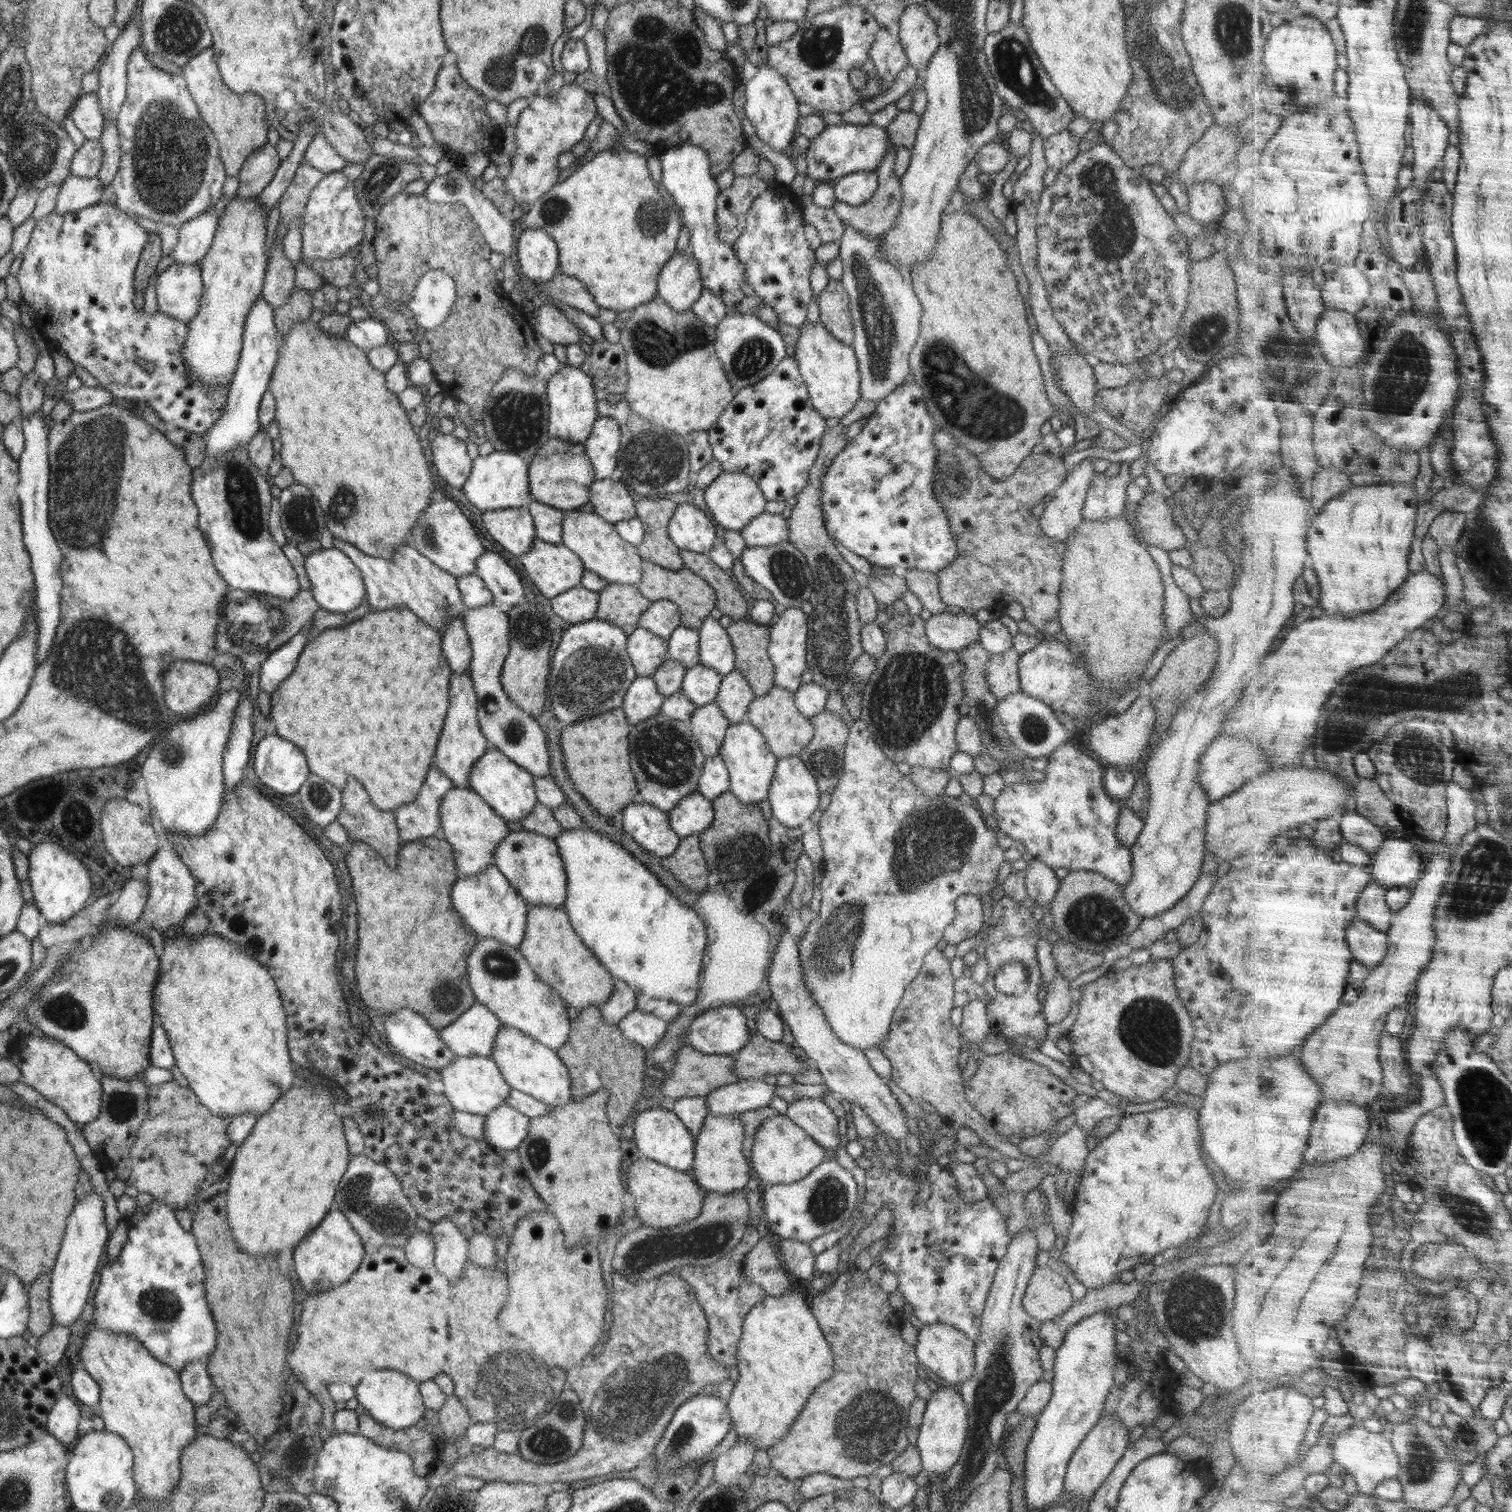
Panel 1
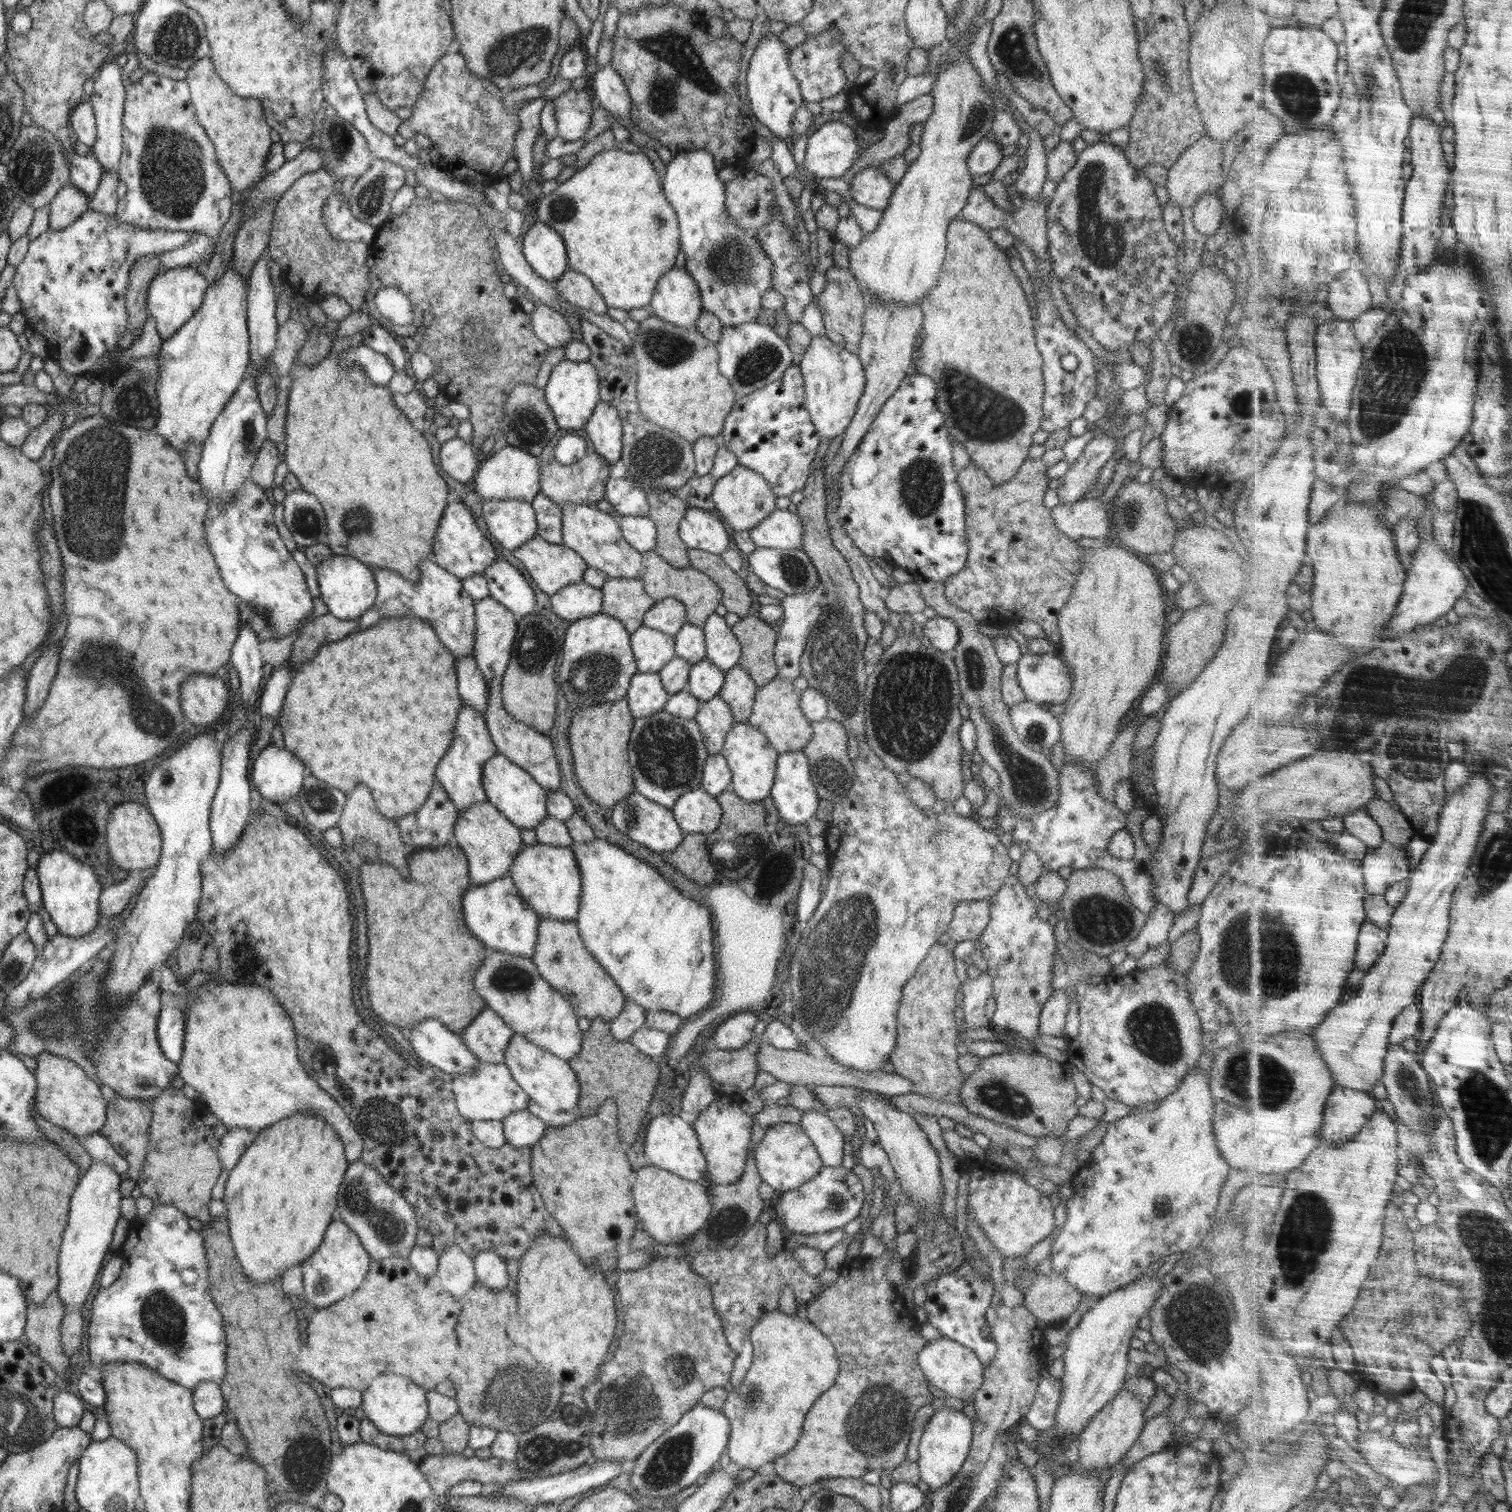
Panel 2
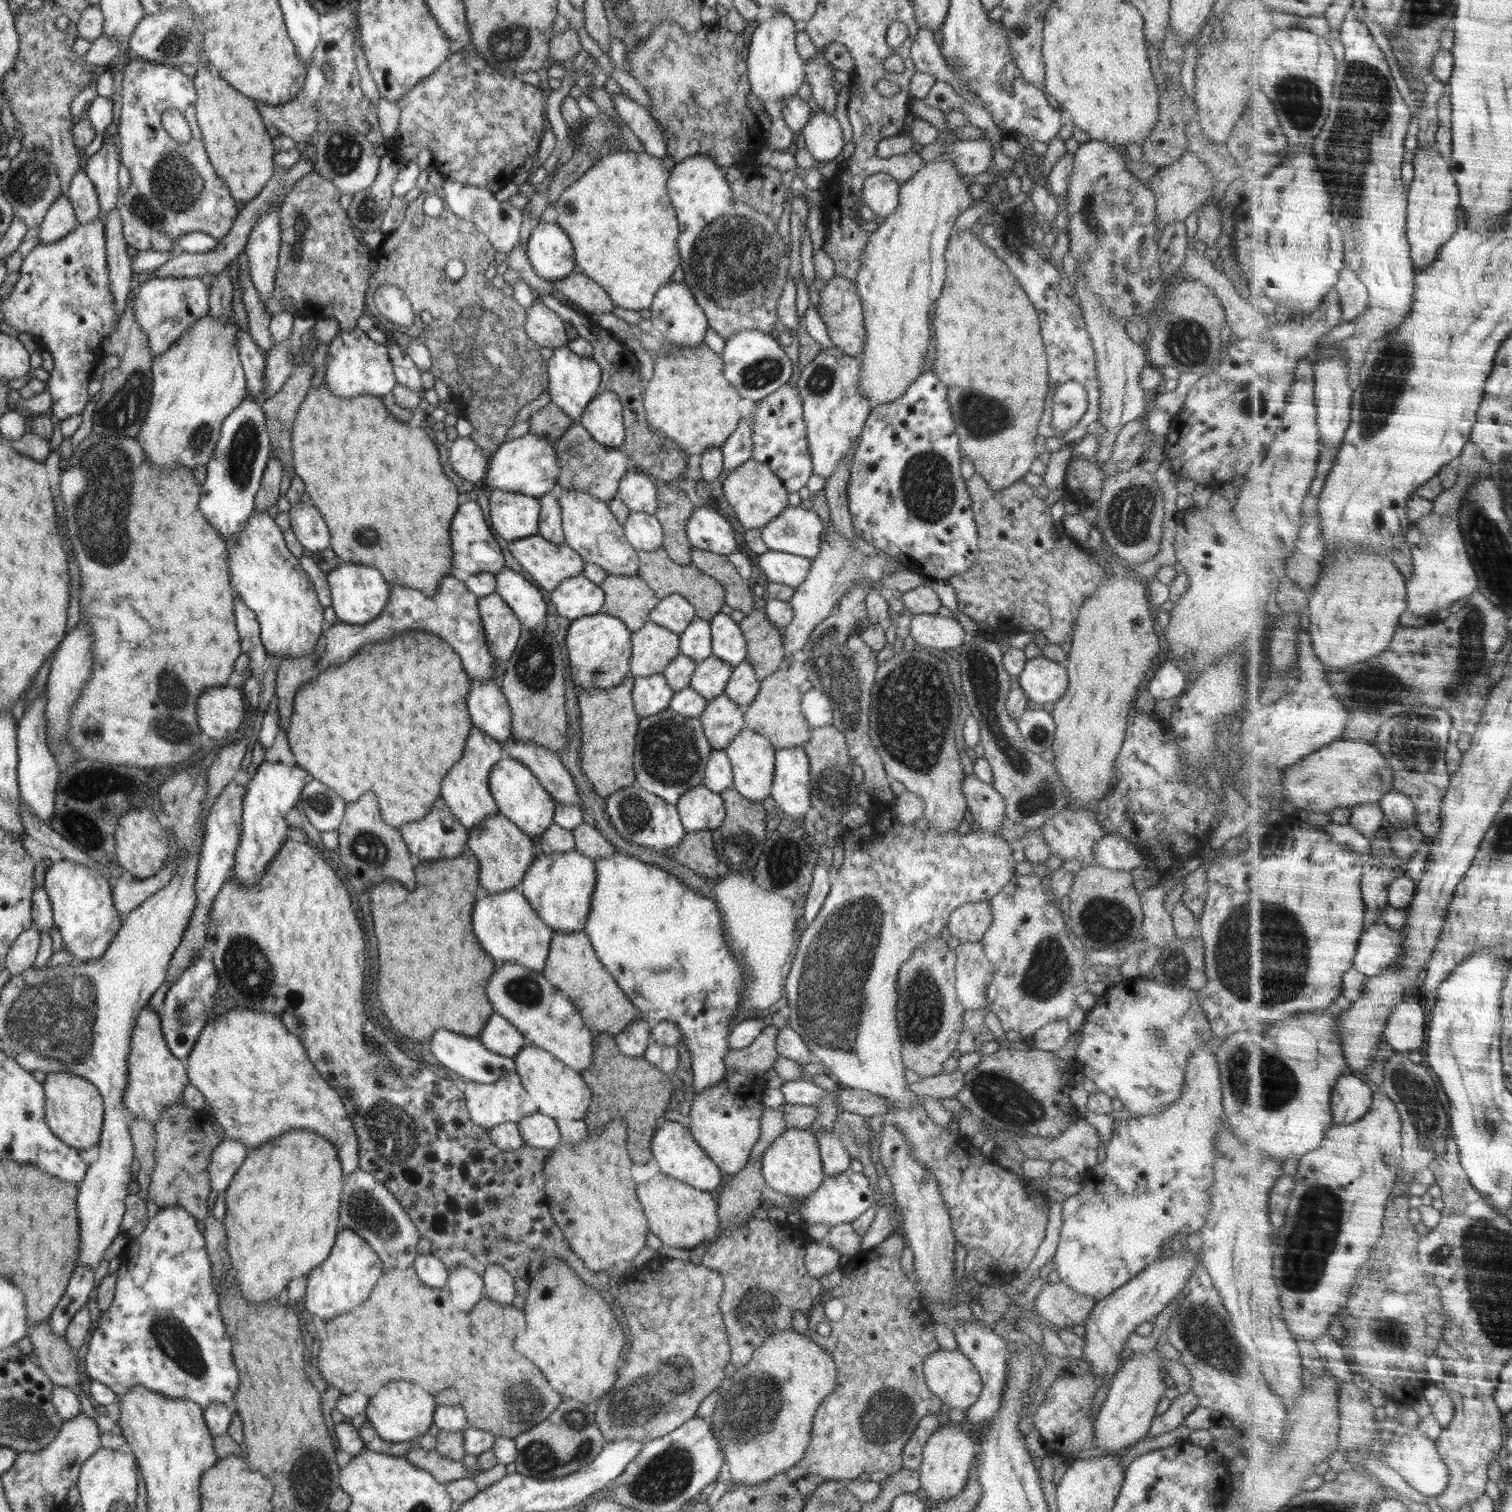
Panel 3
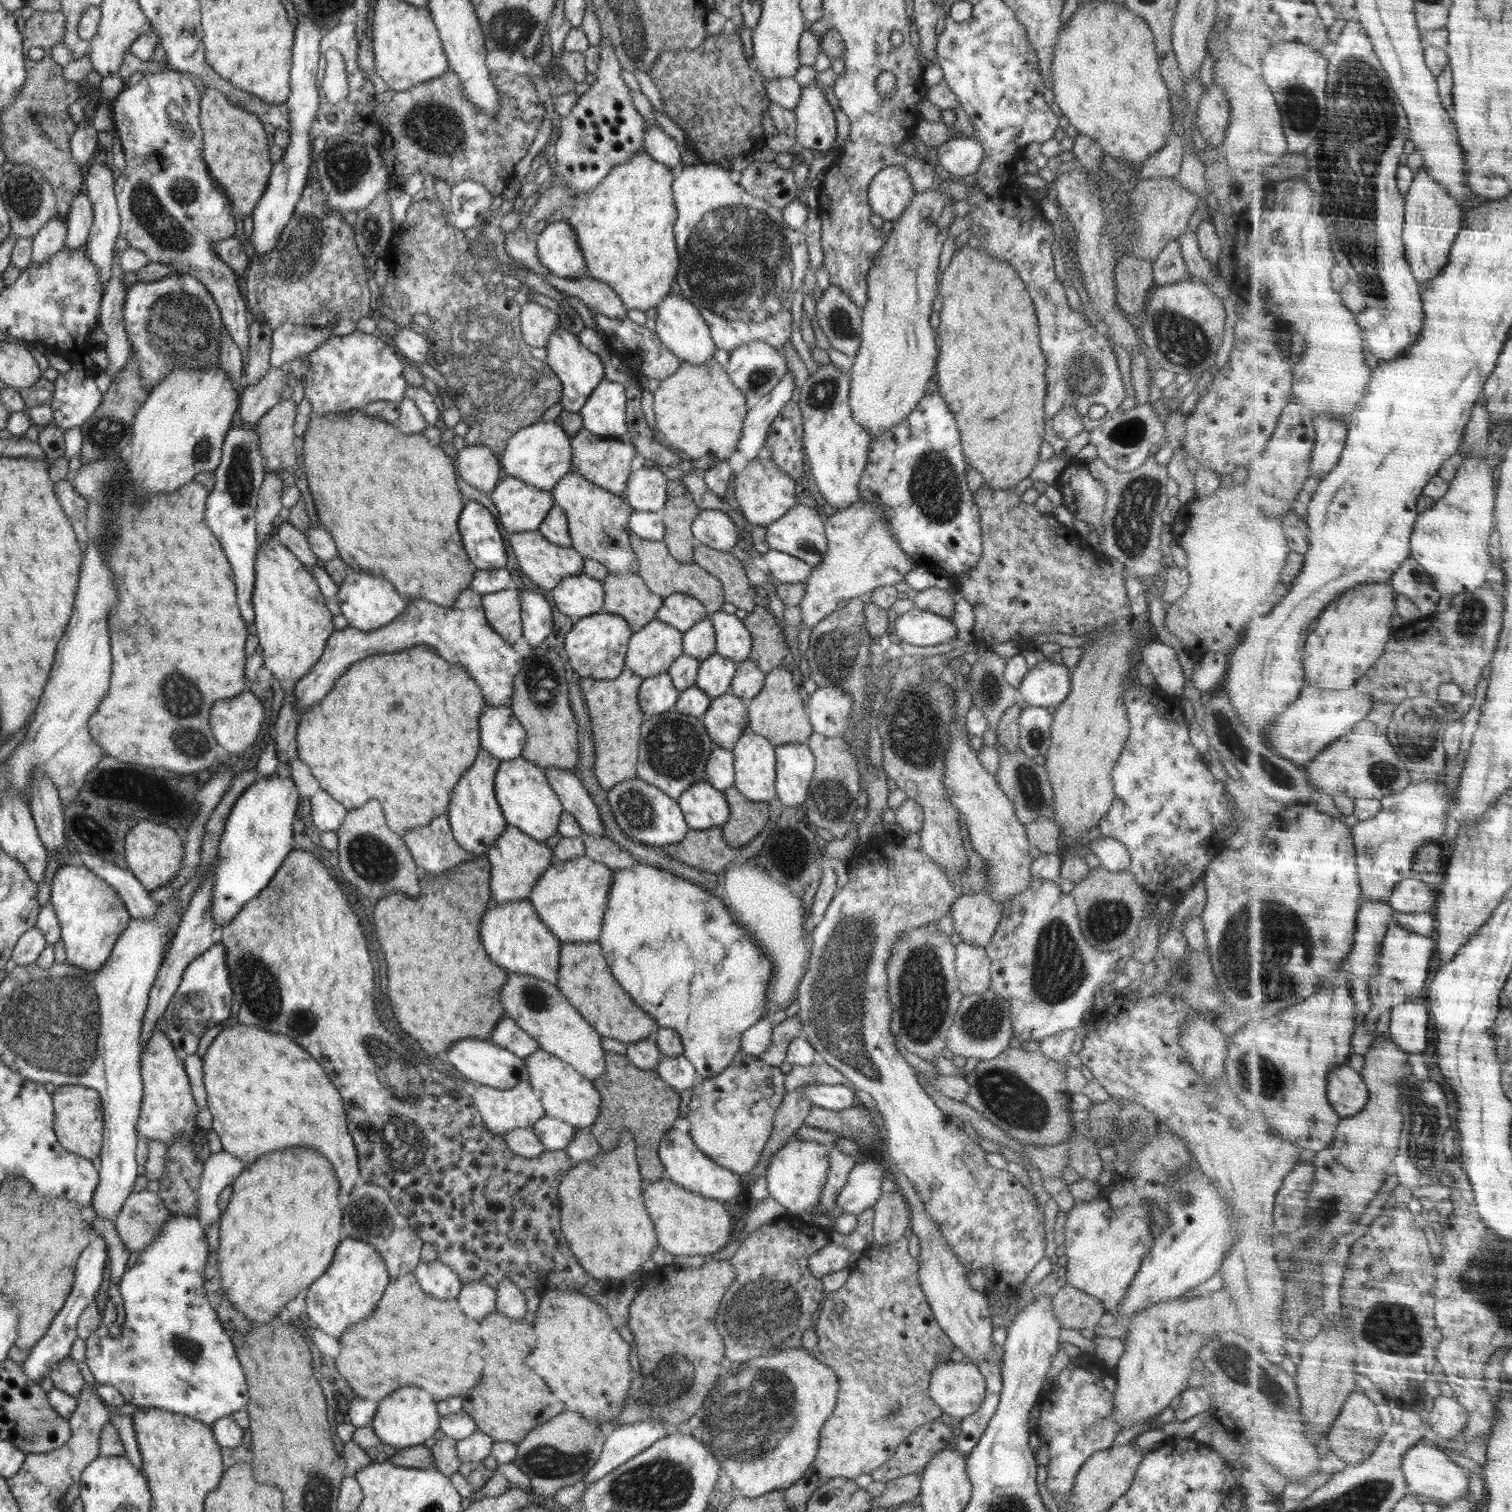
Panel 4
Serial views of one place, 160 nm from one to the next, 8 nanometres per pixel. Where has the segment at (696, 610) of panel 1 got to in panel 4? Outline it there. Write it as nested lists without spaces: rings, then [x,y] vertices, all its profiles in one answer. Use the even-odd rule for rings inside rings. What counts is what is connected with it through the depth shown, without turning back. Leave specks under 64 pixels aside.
[[[629,532],[629,539],[632,550],[639,562],[639,571],[636,573],[642,577],[646,586],[658,596],[664,599],[672,593],[681,592],[699,600],[706,607],[708,618],[715,612],[722,611],[725,603],[724,591],[719,580],[706,572],[698,564],[684,563],[676,560],[668,550],[663,541],[643,540]]]

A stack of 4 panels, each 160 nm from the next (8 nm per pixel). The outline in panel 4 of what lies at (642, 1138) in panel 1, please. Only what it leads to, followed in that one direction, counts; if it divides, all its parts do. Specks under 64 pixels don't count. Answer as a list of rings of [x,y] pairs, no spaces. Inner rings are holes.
[[[672,1127],[659,1142],[659,1156],[665,1168],[666,1178],[692,1192],[700,1193],[706,1198],[722,1201],[725,1204],[744,1191],[742,1185],[744,1177],[740,1177],[731,1170],[716,1164],[716,1161],[710,1160],[694,1144],[689,1133],[678,1131]]]

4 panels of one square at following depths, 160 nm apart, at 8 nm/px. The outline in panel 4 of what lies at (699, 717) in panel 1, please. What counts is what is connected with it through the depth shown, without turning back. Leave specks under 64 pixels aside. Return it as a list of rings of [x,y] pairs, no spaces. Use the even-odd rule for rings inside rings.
[[[731,692],[721,694],[711,700],[710,708],[702,717],[702,722],[714,746],[731,751],[735,747],[736,741],[741,737],[741,734],[748,729],[746,702]]]

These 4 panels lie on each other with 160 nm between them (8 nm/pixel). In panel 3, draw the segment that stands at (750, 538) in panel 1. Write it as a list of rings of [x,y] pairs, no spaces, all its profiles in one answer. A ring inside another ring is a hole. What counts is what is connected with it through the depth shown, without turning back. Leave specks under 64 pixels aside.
[[[790,505],[761,528],[762,541],[769,550],[811,560],[821,552],[820,534],[824,528],[814,510]]]

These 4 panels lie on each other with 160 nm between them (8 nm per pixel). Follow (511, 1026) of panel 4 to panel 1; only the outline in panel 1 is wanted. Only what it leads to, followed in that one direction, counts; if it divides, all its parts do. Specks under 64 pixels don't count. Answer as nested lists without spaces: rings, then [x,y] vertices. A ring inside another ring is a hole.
[[[474,1003],[448,1028],[440,1029],[440,1038],[458,1056],[488,1057],[502,1022],[483,1004]]]

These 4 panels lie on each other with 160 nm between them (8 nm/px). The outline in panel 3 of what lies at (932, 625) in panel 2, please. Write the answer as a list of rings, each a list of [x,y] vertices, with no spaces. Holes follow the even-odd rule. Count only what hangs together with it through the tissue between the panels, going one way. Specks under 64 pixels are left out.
[[[914,614],[909,635],[915,644],[945,651],[956,651],[964,642],[964,629],[957,619],[934,614]]]

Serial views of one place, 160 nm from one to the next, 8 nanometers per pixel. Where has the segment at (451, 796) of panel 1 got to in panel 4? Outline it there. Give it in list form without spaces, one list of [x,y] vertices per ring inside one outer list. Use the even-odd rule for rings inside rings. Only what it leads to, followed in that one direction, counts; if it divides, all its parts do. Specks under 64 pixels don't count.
[[[510,825],[504,827],[499,839],[487,848],[485,854],[491,864],[490,891],[494,903],[528,900],[542,873],[555,863],[552,849],[545,842],[534,840]]]

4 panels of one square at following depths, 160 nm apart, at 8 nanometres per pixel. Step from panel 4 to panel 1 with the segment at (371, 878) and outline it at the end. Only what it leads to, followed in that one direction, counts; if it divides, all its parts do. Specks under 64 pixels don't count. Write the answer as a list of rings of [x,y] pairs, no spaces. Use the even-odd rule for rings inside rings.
[[[348,777],[346,786],[341,790],[342,808],[336,817],[354,841],[369,844],[383,859],[394,868],[398,862],[400,844],[399,828],[393,811],[380,810],[370,800],[367,789],[354,777]]]

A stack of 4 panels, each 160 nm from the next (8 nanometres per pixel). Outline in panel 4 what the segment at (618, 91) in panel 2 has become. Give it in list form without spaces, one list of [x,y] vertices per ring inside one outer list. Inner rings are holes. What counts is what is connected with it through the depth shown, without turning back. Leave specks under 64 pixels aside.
[[[648,123],[644,138],[643,150],[656,162],[669,167],[681,164],[681,154],[676,146],[676,141],[662,129],[662,127]]]

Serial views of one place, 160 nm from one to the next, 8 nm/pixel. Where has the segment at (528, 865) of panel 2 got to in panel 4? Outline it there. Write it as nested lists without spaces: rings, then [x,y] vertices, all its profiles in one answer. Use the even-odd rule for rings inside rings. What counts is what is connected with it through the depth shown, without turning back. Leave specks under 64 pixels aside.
[[[586,855],[555,861],[540,876],[528,901],[536,915],[564,944],[594,944],[600,940],[602,921],[614,880],[613,870]]]

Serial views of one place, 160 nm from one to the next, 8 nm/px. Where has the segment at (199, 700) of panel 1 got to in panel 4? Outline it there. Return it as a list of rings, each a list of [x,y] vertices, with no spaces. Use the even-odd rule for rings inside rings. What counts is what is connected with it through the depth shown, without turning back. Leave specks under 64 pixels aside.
[[[242,691],[231,699],[218,699],[212,705],[209,725],[218,744],[230,754],[242,754],[258,738],[264,720],[264,706],[256,695]]]

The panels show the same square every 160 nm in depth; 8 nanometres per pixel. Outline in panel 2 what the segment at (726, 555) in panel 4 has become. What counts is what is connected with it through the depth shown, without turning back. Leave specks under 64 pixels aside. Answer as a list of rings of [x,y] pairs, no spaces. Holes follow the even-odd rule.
[[[694,548],[687,551],[691,566],[707,574],[719,586],[723,594],[720,603],[726,607],[727,612],[738,614],[740,619],[748,615],[751,598],[744,579],[734,572],[720,555]]]

